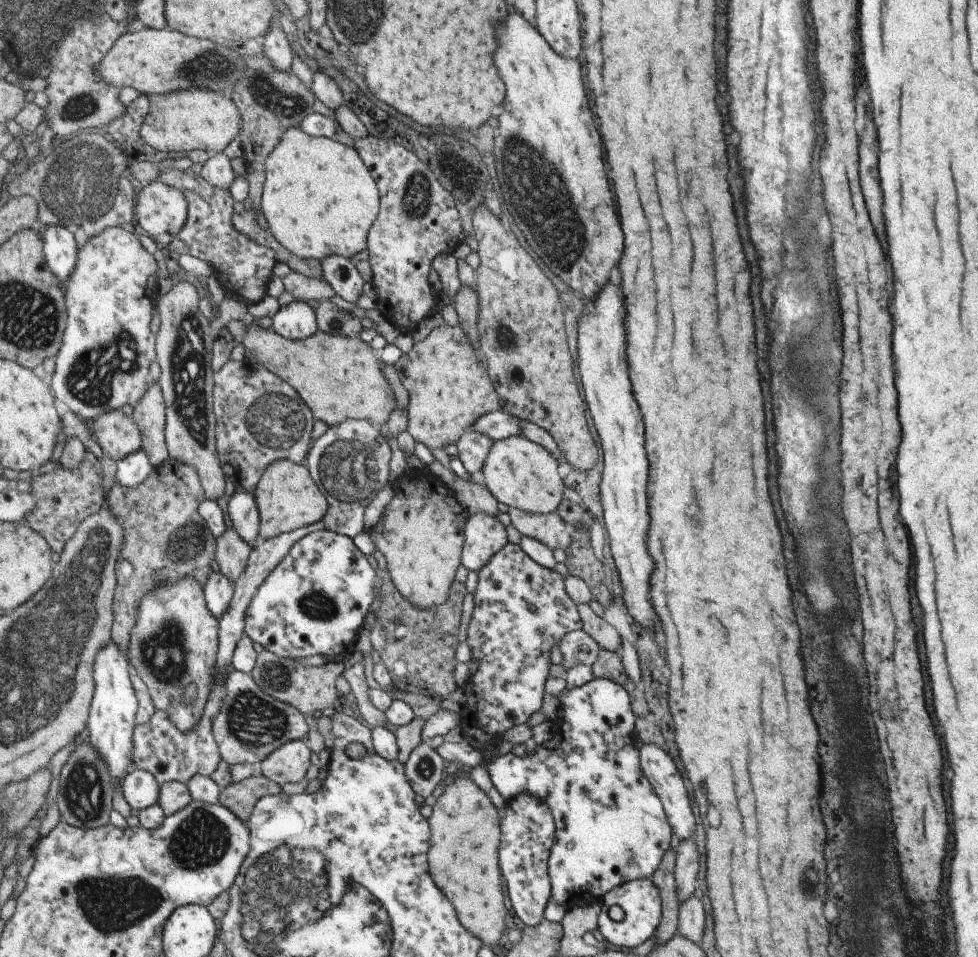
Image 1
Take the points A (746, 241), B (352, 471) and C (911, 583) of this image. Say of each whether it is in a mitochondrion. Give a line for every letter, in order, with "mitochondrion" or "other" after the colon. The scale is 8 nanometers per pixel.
A: other
B: mitochondrion
C: other

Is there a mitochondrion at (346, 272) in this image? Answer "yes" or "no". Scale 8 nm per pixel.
no

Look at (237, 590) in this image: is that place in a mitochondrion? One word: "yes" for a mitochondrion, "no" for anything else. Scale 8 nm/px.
no

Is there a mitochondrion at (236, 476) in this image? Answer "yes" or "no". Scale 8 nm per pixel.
no

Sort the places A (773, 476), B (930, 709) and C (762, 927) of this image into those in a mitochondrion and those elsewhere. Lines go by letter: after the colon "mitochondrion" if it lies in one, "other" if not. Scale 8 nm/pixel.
A: other
B: other
C: other

